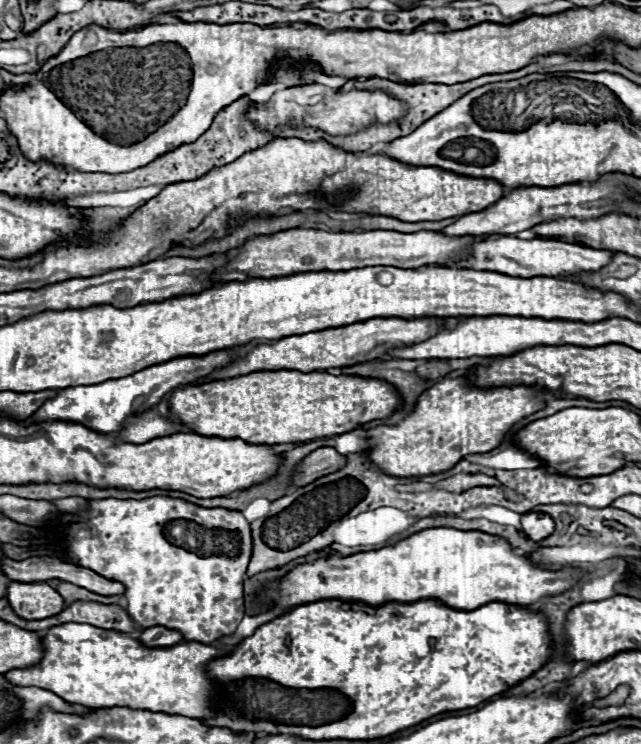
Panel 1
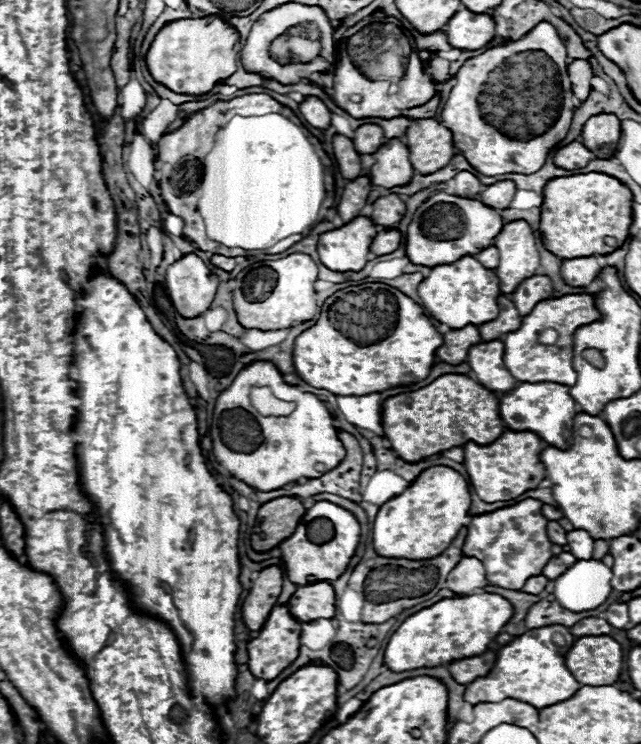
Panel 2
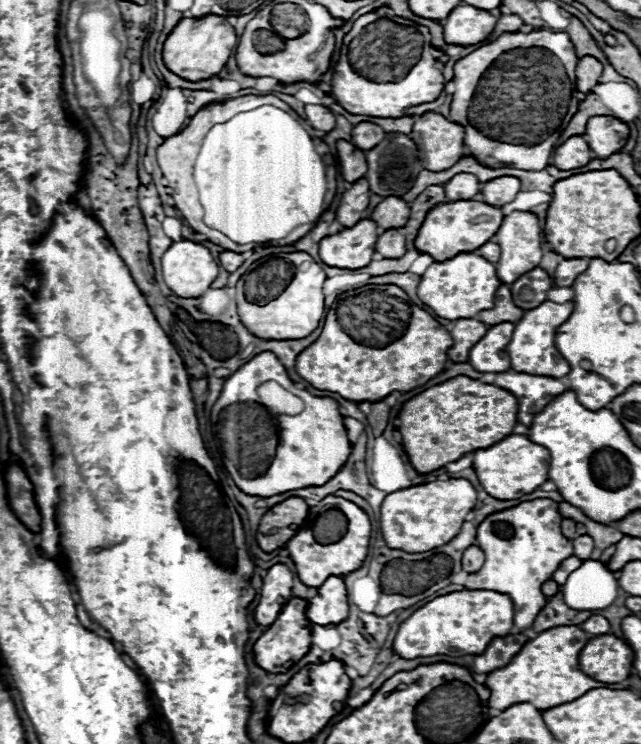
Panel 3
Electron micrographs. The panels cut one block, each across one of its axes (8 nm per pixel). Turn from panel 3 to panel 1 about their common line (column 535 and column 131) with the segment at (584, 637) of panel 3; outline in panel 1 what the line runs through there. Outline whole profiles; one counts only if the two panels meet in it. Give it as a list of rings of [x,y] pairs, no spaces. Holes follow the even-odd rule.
[[[90,624],[52,626],[42,636],[44,656],[38,664],[16,668],[4,674],[12,686],[38,686],[64,698],[66,702],[82,702],[84,706],[142,706],[142,710],[162,710],[164,714],[186,714],[190,718],[206,718],[218,710],[212,704],[214,682],[206,678],[204,668],[210,660],[226,654],[202,642],[178,642],[170,648],[146,648],[136,638],[122,636],[116,630],[104,630]]]

